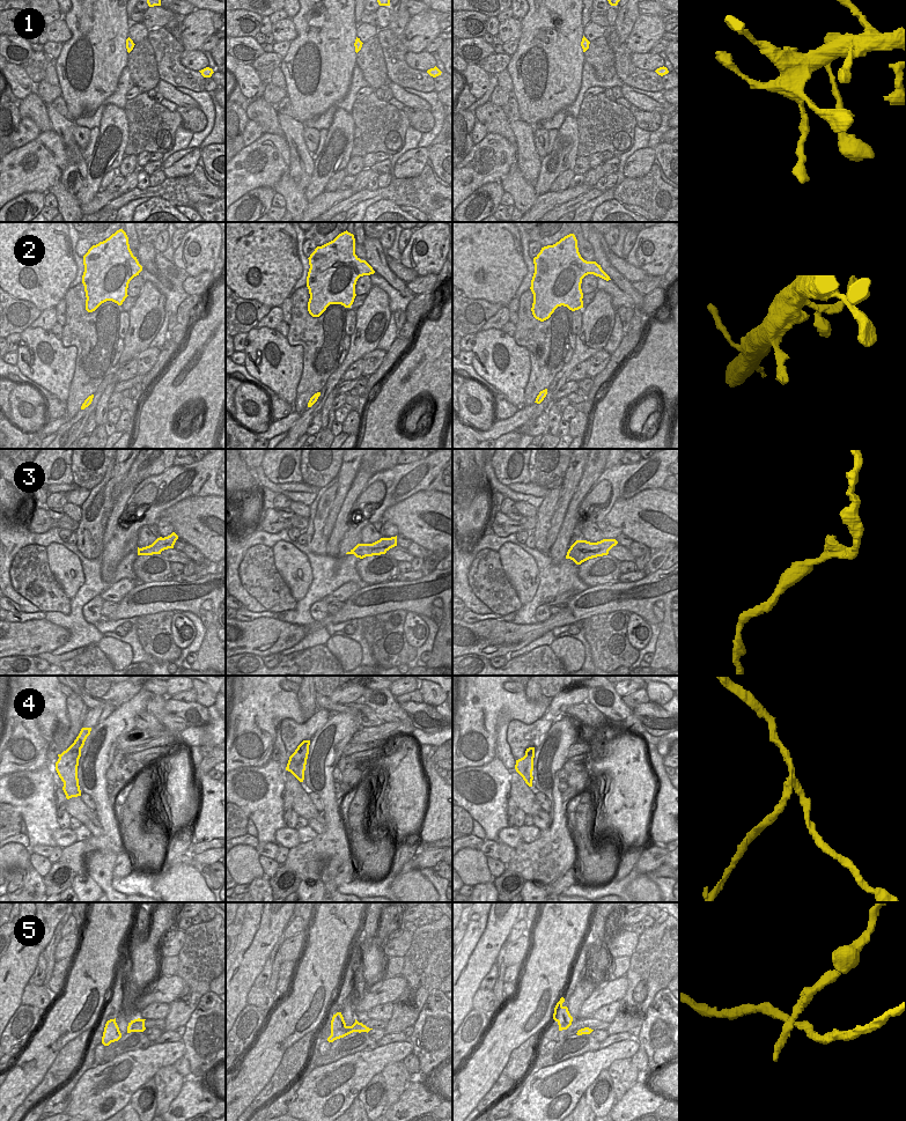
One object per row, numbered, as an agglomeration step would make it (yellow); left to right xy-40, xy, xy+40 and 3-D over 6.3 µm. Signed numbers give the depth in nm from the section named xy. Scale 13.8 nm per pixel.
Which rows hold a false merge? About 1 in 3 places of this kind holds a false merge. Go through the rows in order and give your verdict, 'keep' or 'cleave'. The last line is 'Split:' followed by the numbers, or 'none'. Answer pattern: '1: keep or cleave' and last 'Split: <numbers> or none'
1: keep
2: keep
3: keep
4: cleave
5: cleave
Split: 4, 5

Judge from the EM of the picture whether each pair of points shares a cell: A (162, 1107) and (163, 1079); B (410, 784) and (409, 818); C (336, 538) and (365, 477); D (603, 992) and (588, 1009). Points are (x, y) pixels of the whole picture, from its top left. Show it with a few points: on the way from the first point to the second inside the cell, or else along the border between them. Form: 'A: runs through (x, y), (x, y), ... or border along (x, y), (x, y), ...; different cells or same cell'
A: runs through (163, 1100), (163, 1086); same cell
B: runs through (410, 793), (411, 808), (409, 810); same cell
C: runs through (340, 523), (341, 516), (354, 492); same cell
D: runs through (599, 996), (591, 1004); same cell

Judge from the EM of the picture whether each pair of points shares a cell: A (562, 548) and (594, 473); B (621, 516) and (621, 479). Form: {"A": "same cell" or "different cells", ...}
{"A": "same cell", "B": "different cells"}

